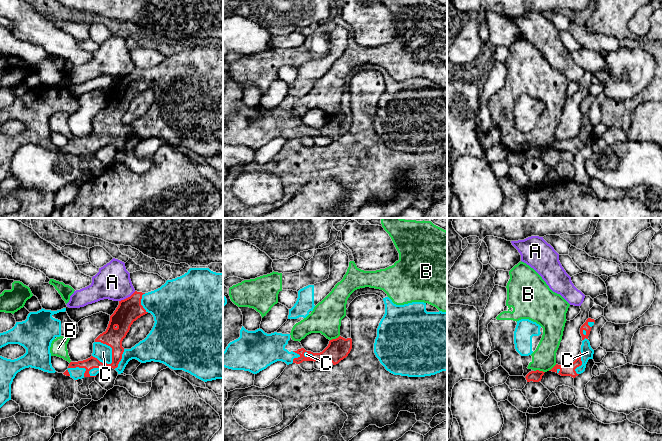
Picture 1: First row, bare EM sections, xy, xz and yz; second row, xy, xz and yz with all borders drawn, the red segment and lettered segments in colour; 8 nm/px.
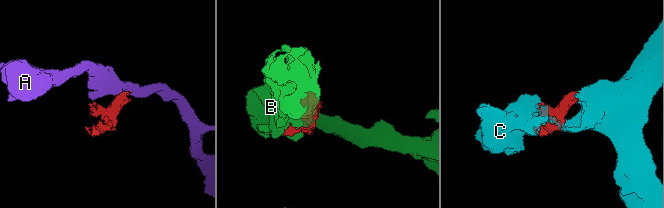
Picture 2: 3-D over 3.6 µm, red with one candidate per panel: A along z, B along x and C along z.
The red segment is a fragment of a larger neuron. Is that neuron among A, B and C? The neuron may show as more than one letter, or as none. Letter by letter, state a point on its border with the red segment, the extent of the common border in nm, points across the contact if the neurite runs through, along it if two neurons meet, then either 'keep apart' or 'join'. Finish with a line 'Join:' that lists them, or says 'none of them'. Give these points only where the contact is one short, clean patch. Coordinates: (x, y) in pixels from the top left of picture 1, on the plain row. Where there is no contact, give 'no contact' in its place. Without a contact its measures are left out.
A: xy (128, 73) | 160 nm | along xy (135, 67), (119, 77) | keep apart
B: yz (538, 146) | 90 nm | keep apart
C: xy (111, 123) | 220 nm | join
Join: C

